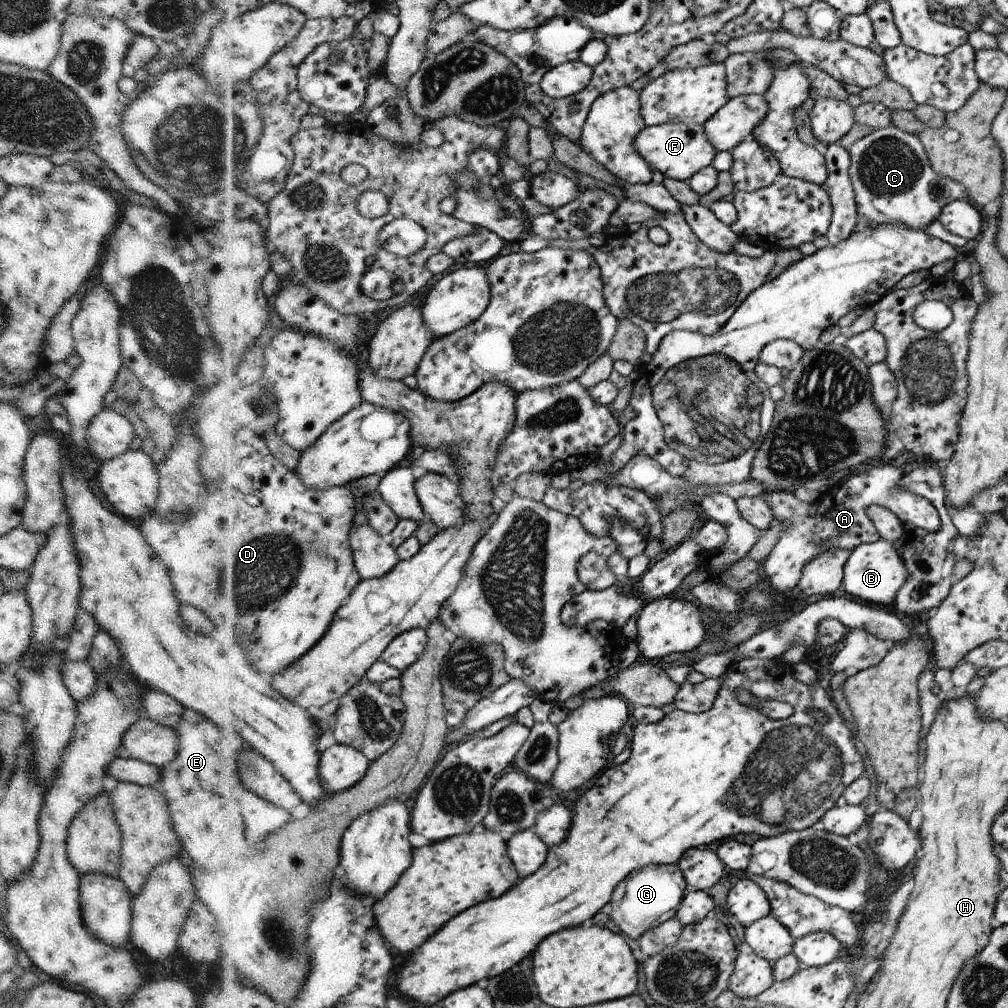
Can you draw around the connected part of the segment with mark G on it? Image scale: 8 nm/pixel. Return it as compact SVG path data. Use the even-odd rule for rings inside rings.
M678 863L647 866L644 870L631 874L632 878L624 878L624 882L620 882L620 890L616 890L616 898L612 898L610 902L610 918L618 926L618 930L628 934L630 938L639 939L669 918L676 917L680 901L688 894L688 883Z

